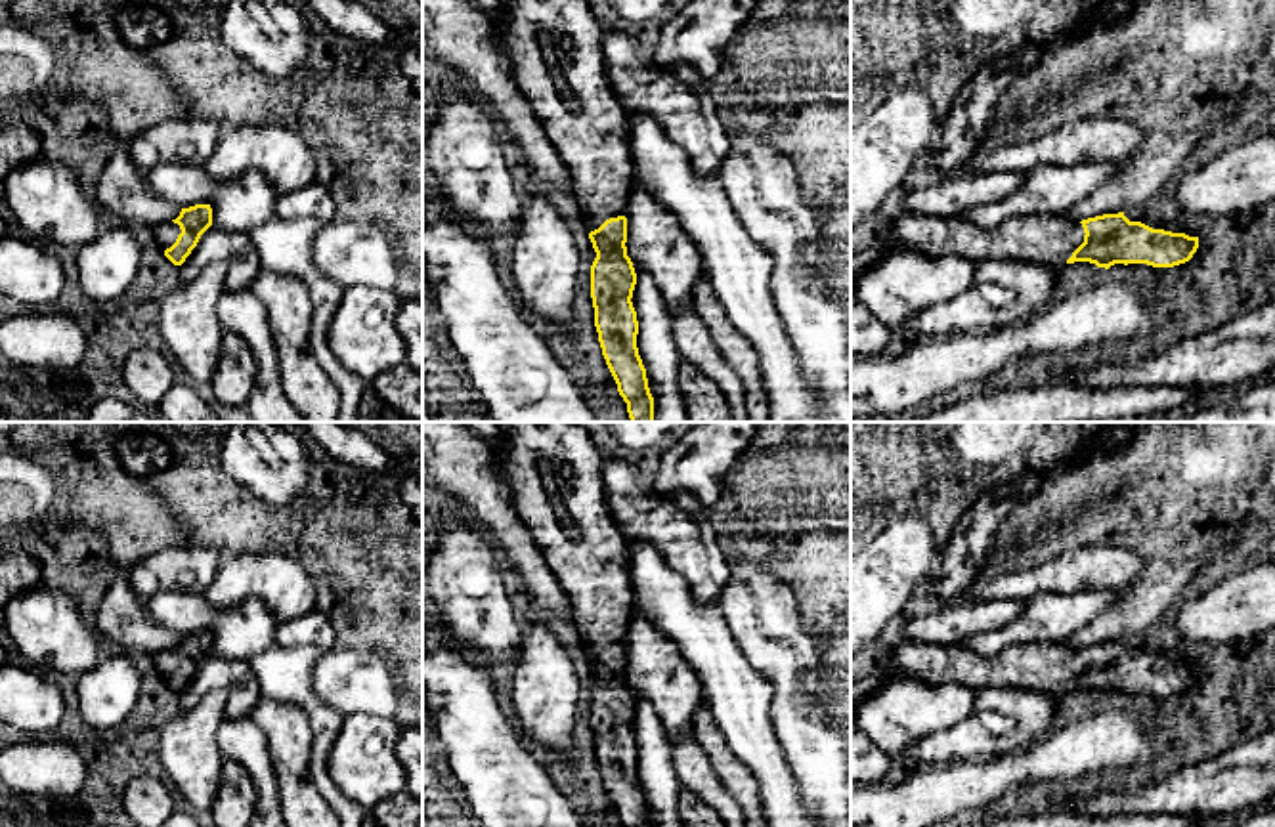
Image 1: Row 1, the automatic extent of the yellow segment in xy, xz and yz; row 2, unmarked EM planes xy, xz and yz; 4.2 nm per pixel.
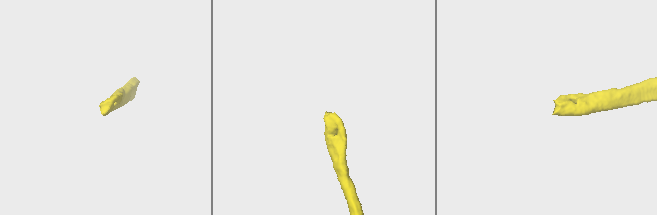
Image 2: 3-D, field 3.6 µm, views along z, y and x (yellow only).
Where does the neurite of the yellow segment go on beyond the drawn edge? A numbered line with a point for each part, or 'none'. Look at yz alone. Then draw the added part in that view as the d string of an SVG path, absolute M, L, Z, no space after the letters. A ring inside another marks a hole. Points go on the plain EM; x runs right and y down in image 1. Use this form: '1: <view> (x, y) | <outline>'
1: yz (1050, 667) | M1063 642L1017 644L983 657L965 644L898 644L881 661L881 678L916 680L927 686L956 684L969 689L1013 688L1063 695L1084 670L1080 649Z

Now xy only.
1: xy (167, 661) | M174 649L161 651L159 655L153 657L155 668L162 678L170 676L180 661L182 657Z

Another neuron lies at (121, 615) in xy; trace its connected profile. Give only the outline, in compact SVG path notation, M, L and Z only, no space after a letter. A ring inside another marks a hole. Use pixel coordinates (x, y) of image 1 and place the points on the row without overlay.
M126 575L117 577L96 609L96 630L122 649L159 655L180 644L182 636L153 623L147 600L140 596Z

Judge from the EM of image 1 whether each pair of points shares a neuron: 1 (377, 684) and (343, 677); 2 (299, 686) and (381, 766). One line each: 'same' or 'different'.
1: same
2: different

